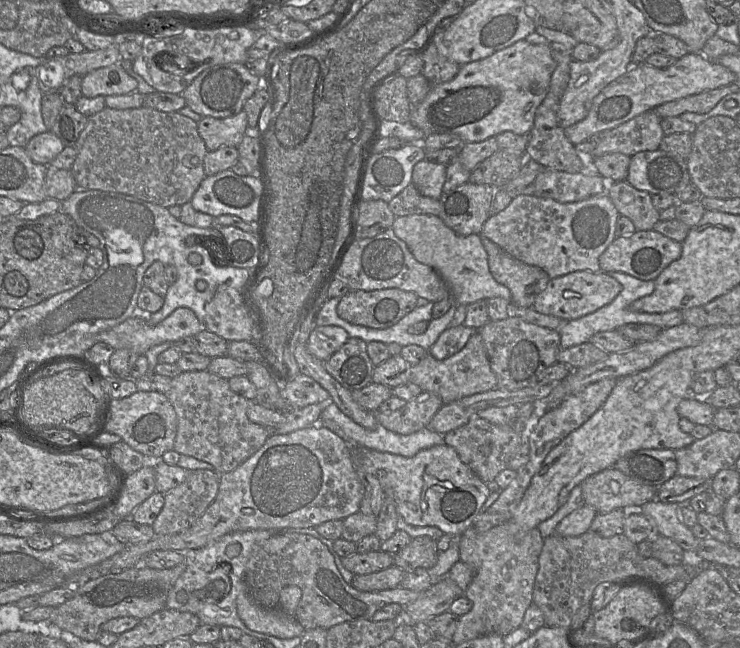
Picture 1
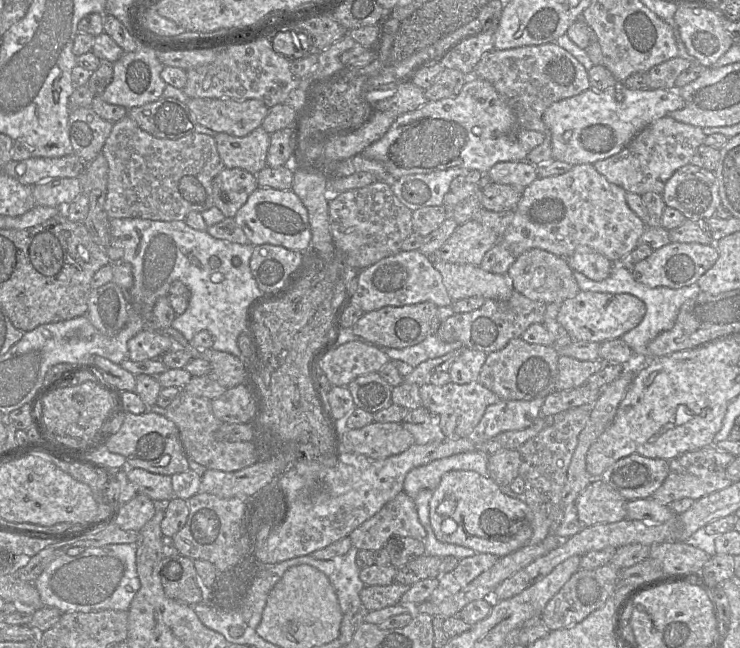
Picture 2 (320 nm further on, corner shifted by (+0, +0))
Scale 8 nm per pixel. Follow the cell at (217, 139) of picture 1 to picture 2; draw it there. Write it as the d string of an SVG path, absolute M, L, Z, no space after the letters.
M262 126L244 137L216 133L214 139L226 168L241 168L256 175L267 166L270 134Z

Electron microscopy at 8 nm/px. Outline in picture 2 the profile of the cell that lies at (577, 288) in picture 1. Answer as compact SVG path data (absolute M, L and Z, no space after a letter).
M580 290L578 294L564 300L557 314L557 322L567 331L573 341L603 343L621 338L636 327L646 312L645 304L631 294L611 294Z

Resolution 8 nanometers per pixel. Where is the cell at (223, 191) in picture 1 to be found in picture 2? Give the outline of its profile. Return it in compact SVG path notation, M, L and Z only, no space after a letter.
M258 187L237 211L234 219L253 246L271 244L306 255L313 251L310 249L312 234L307 209L292 190Z

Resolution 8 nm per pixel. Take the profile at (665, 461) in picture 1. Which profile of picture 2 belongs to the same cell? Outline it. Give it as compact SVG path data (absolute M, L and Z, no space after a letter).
M631 454L617 460L599 477L625 500L650 498L669 474L669 461Z

